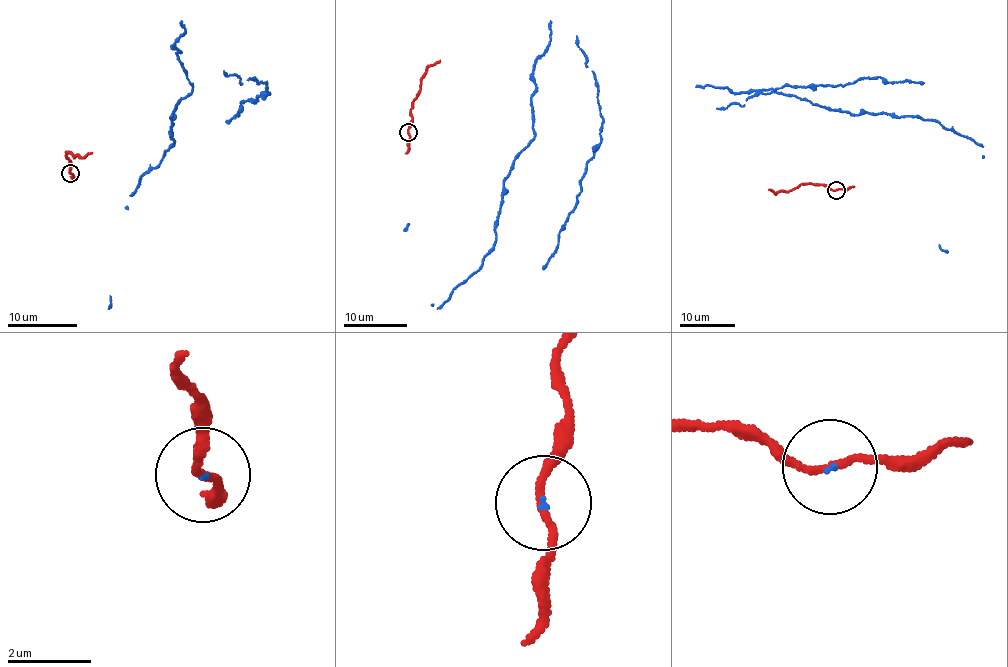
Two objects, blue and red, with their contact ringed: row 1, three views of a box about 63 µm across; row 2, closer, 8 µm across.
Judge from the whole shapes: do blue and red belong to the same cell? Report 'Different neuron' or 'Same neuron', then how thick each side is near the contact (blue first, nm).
Same neuron. Thickness 60 nm (blue) against 170 nm

